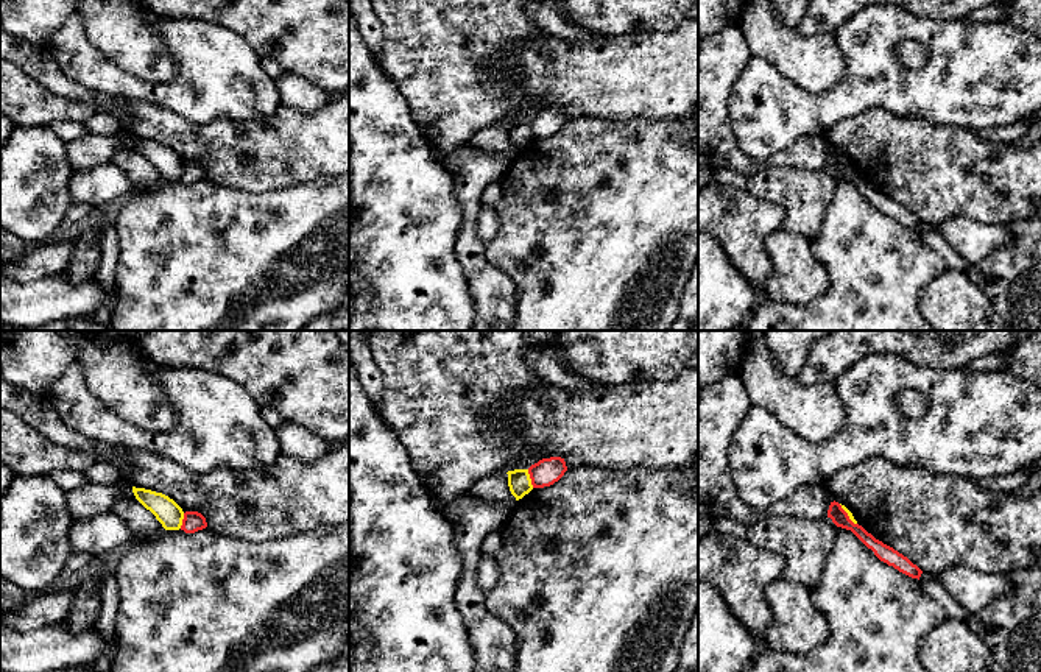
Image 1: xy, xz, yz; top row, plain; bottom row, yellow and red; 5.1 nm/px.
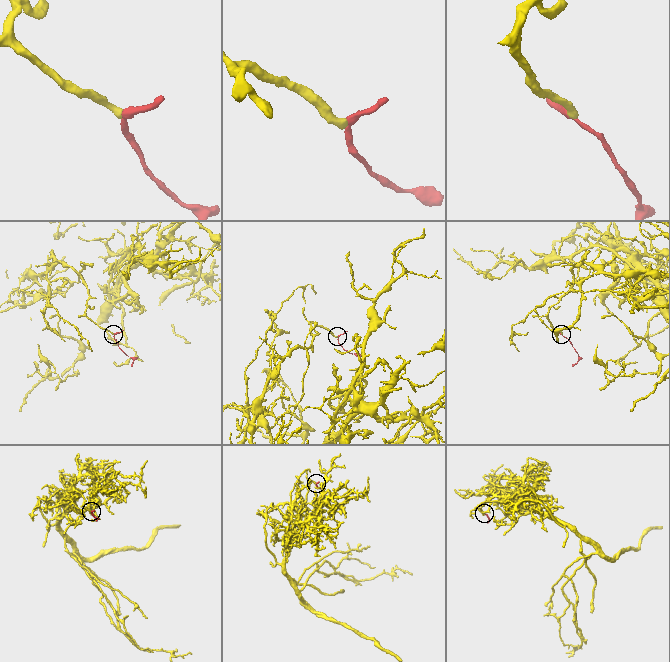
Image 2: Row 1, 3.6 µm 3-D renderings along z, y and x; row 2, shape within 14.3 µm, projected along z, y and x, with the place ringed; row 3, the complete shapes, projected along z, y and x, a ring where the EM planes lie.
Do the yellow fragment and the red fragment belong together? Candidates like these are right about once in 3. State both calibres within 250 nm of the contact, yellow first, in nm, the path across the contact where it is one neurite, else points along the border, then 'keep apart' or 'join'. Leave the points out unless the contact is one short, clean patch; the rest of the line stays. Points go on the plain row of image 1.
120/140 nm | along xz (527, 120), (533, 137) | keep apart

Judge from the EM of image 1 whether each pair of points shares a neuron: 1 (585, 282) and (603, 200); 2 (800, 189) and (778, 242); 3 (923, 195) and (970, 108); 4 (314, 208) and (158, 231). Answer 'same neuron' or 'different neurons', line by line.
1: same neuron
2: different neurons
3: different neurons
4: same neuron

